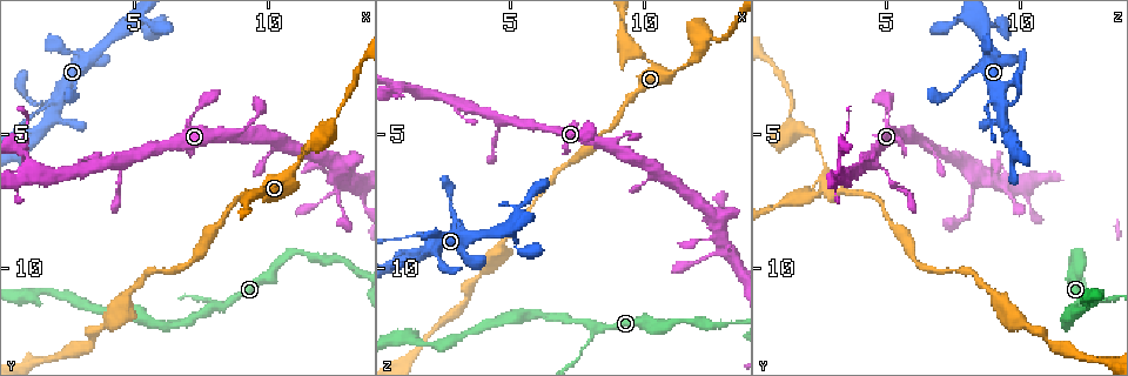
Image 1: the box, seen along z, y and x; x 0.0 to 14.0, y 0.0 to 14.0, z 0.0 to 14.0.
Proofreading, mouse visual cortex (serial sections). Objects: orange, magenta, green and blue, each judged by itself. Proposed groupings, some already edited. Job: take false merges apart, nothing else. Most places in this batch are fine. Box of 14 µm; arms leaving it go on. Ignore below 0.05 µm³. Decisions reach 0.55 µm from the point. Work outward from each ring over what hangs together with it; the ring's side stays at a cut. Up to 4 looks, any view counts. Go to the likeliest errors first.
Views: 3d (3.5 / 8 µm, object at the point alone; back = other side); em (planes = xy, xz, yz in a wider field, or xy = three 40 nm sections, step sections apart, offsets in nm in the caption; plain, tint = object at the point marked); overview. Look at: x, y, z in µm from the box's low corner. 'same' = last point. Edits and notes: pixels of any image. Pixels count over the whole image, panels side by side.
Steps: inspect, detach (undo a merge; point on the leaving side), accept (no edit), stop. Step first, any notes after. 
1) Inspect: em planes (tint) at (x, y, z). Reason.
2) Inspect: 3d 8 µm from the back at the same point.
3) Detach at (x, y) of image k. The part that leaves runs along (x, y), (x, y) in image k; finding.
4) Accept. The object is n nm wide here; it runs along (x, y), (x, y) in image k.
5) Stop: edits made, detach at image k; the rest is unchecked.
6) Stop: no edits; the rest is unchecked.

Inspect: 3d 3.5 µm at (12.0, 4.9, 1.8). Abrupt turn.

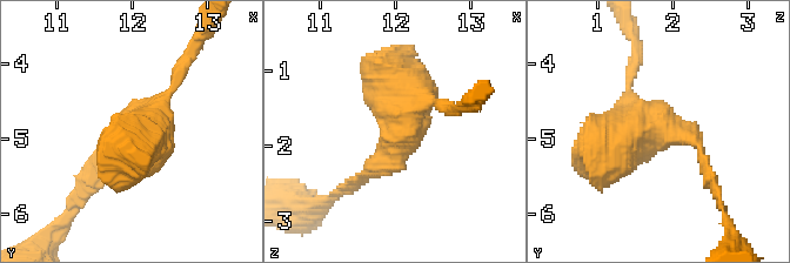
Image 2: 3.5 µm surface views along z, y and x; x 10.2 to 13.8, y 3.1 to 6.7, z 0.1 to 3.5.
Inspect: em planes (tint) at (12.10, 4.90, 1.80). Now the EM.

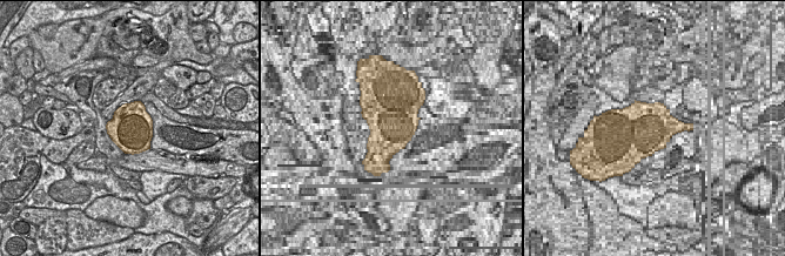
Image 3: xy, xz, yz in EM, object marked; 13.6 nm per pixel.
Accept. It runs along (698, 143), (635, 126), (614, 180) in image 2; all the same cell.

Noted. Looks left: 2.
Inspect: 3d 8 µm at (8.2, 11.4, 12.1). Three-way junction.

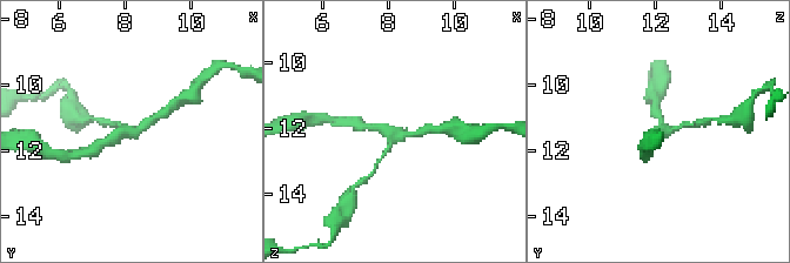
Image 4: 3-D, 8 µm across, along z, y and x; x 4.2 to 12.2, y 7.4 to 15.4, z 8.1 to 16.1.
Inspect: 3d 3.5 µm at (8.1, 11.4, 12.2). Zoom in.

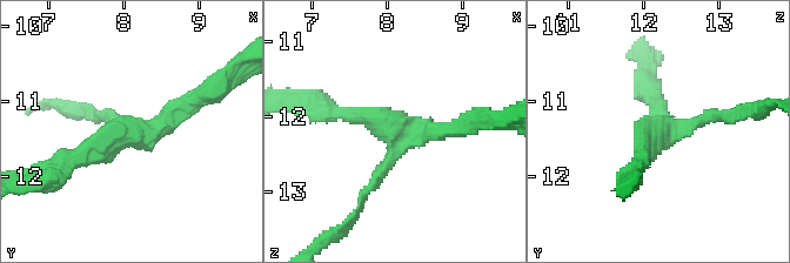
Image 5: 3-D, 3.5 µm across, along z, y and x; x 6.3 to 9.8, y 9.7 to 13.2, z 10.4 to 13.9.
Accept. It runs along (202, 95), (73, 163) in image 5; continuous, no second cell.

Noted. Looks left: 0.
Stop: no edits; the rest is unchecked.

